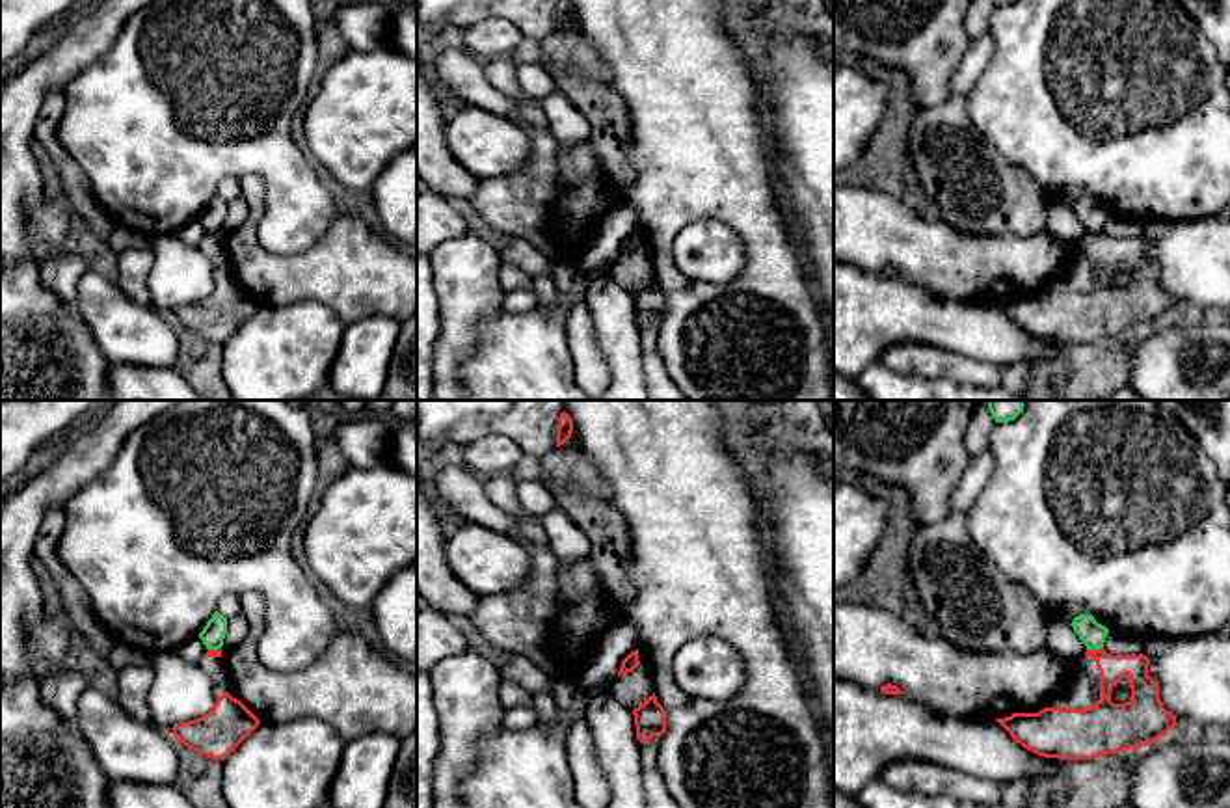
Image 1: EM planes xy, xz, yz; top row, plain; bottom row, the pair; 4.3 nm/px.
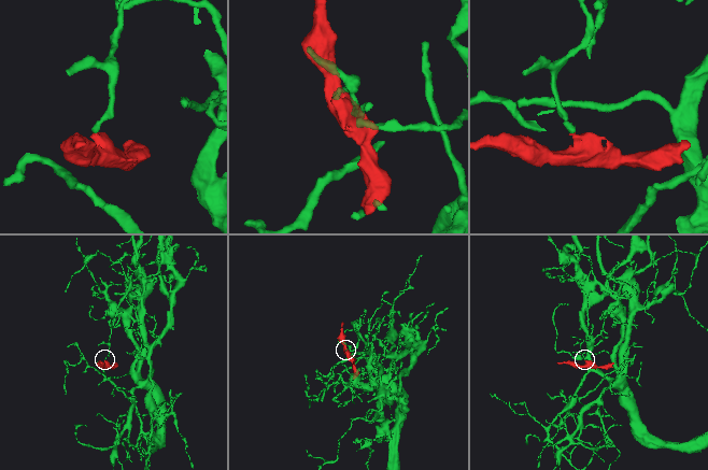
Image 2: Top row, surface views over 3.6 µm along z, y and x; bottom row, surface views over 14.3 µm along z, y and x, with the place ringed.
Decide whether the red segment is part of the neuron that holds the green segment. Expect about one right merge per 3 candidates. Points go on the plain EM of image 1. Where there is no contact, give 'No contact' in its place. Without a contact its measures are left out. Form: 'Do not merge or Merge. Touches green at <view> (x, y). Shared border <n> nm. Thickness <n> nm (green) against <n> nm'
Do not merge. Touches green at yz (1095, 231). Shared border 70 nm. Thickness 110 nm (green) against 110 nm

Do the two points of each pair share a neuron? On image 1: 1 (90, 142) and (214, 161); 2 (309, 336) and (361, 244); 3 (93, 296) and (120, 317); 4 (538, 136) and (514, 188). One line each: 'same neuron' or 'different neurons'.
1: same neuron
2: different neurons
3: same neuron
4: same neuron

